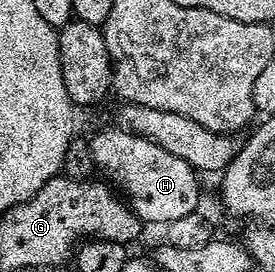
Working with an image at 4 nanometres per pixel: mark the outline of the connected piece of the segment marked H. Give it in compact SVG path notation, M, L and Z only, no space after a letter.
M115 128L100 129L91 134L88 150L92 152L93 166L99 172L101 169L109 182L116 181L115 188L140 216L141 222L153 221L160 227L166 221L182 219L182 215L190 215L201 208L201 178L186 159L178 159L178 155L172 155L166 147L158 147L158 143L131 133L129 129Z

